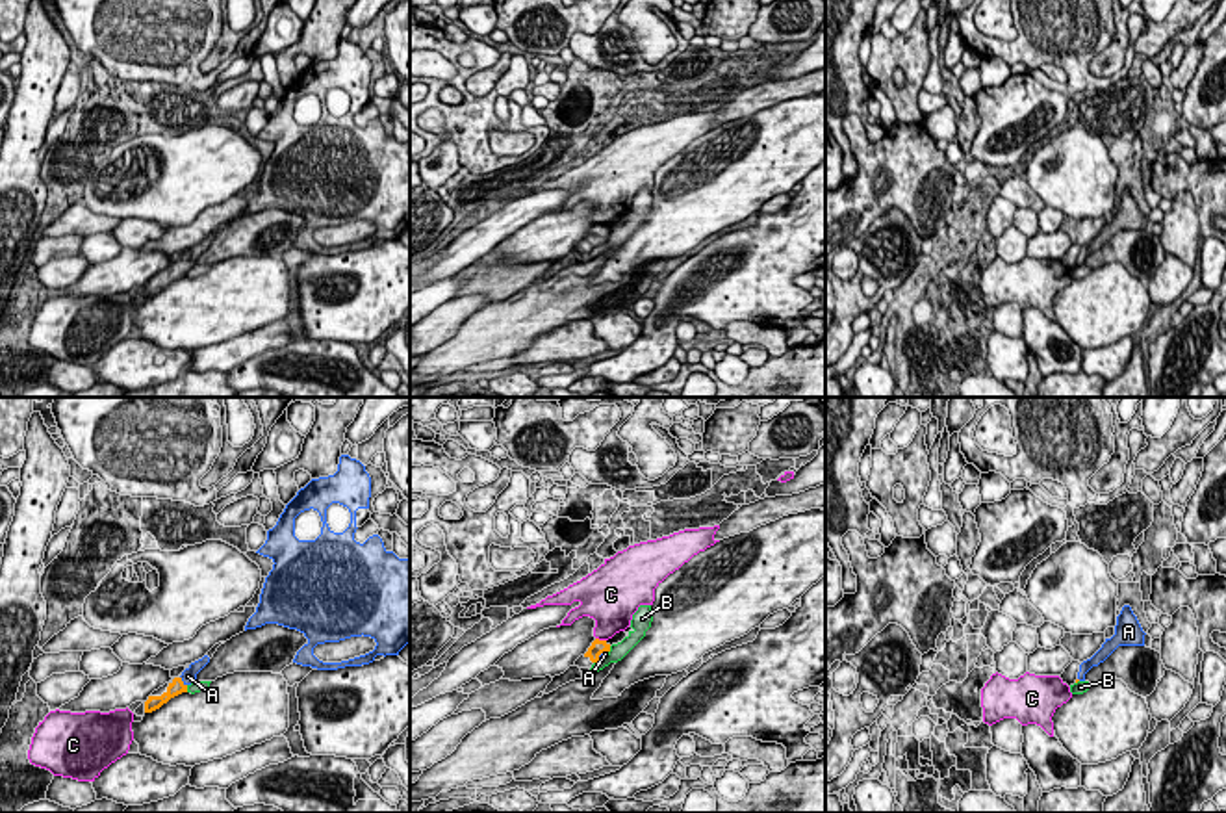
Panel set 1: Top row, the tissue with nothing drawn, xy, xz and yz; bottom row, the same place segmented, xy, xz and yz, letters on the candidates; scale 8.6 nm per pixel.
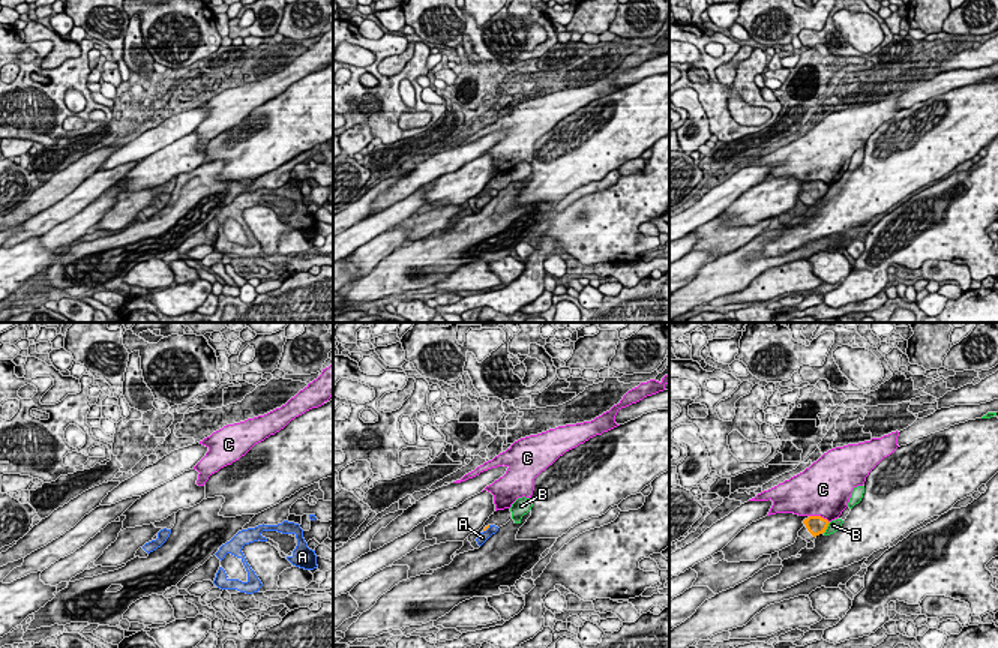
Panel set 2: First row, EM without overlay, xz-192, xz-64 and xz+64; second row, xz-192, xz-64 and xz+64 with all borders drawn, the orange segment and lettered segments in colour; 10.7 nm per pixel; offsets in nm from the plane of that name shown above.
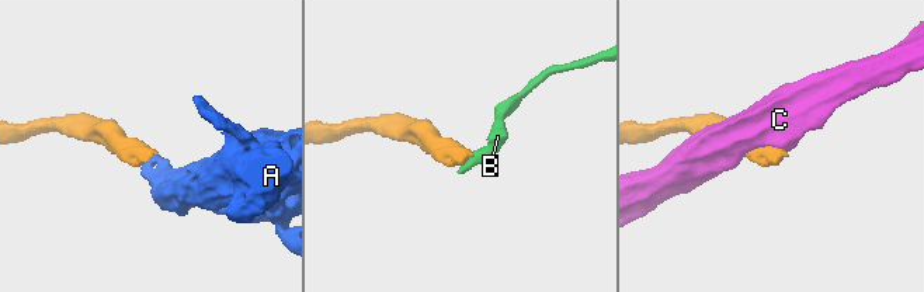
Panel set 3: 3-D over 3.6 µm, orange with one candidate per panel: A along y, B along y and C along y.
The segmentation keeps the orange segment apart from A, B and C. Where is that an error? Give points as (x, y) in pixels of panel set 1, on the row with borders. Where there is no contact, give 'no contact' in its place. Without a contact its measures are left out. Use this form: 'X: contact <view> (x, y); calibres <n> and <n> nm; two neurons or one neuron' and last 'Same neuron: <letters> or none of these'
A: contact xy (182, 682); calibres 130 and 130 nm; one neuron
B: contact xy (186, 689); calibres 130 and 100 nm; two neurons
C: contact xz (601, 641); calibres 130 and 320 nm; two neurons
Same neuron: A

